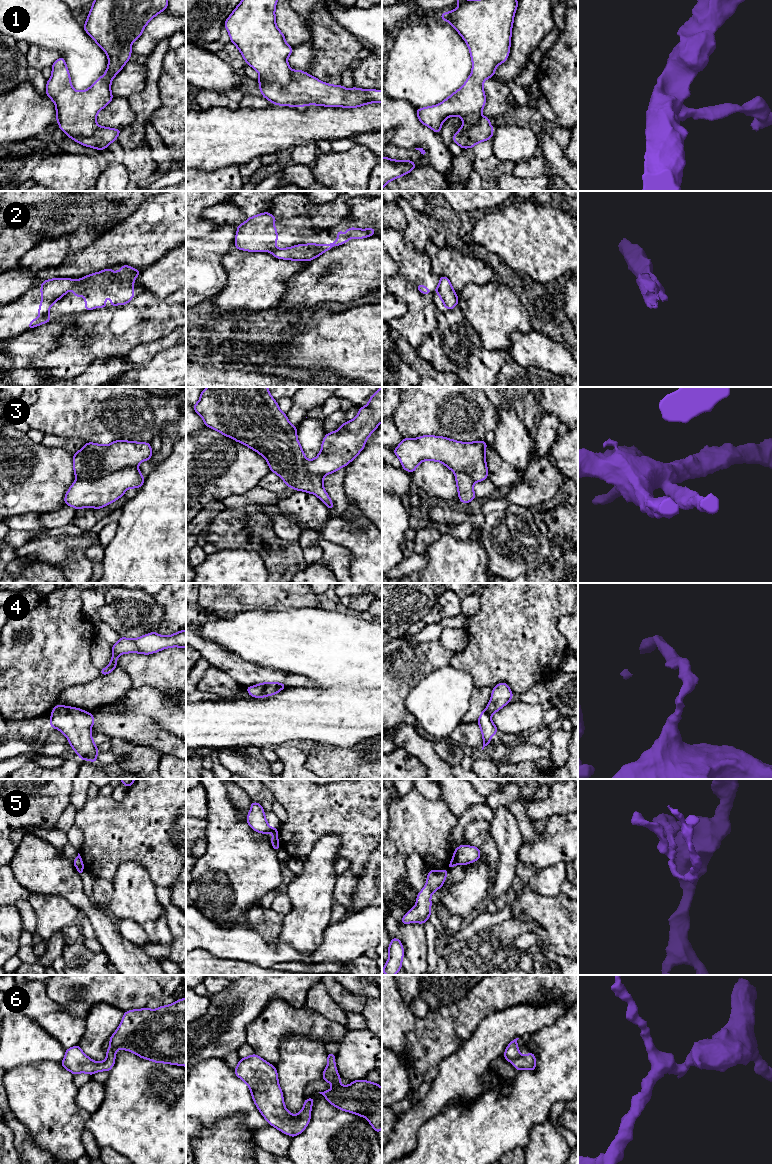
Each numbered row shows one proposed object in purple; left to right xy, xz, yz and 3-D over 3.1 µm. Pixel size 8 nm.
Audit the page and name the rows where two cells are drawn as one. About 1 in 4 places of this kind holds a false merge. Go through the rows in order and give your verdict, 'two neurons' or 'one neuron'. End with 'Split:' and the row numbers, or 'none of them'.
1: two neurons
2: two neurons
3: two neurons
4: one neuron
5: two neurons
6: one neuron
Split: 1, 2, 3, 5

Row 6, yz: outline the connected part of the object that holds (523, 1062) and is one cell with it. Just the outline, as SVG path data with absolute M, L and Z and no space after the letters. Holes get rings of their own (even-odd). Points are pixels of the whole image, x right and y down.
M519 1038L512 1040L506 1047L504 1058L512 1063L517 1071L525 1069L534 1071L536 1069L536 1057L531 1051L527 1055L521 1055L517 1045L518 1039Z

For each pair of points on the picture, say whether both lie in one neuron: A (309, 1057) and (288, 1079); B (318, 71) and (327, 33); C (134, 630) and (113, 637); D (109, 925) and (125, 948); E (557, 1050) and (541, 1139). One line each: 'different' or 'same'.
A: same
B: same
C: different
D: same
E: different

